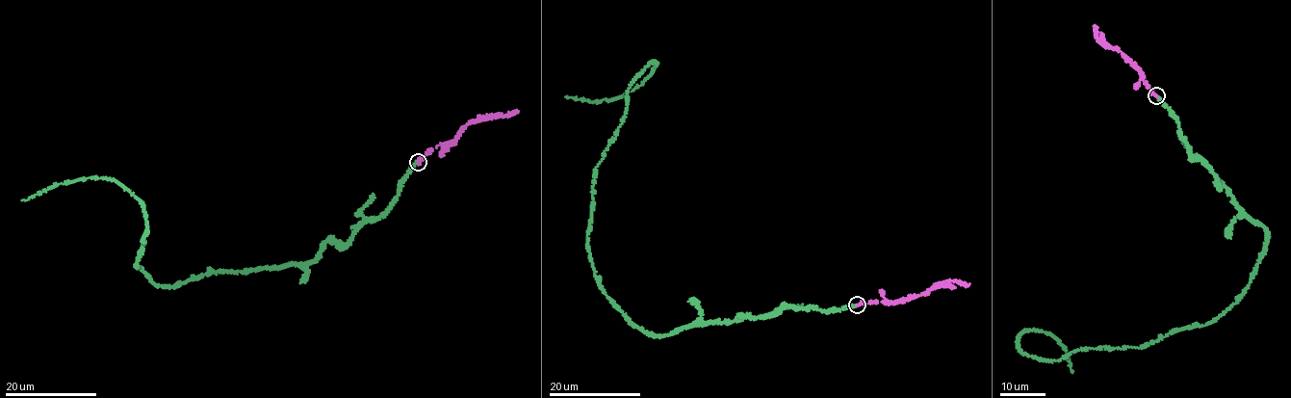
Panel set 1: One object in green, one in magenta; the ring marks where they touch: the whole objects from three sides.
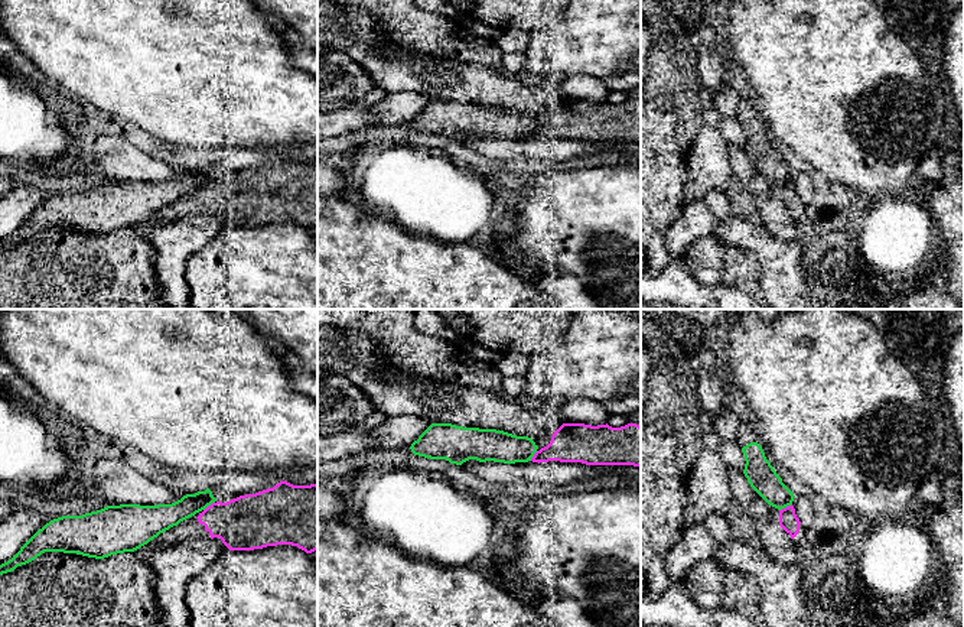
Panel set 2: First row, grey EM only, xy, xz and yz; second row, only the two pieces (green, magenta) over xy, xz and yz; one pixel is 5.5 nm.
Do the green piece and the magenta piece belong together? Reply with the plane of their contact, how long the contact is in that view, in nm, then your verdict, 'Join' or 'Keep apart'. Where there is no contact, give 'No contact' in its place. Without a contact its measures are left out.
Touches green in yz. Shared border 80 nm. Keep apart

